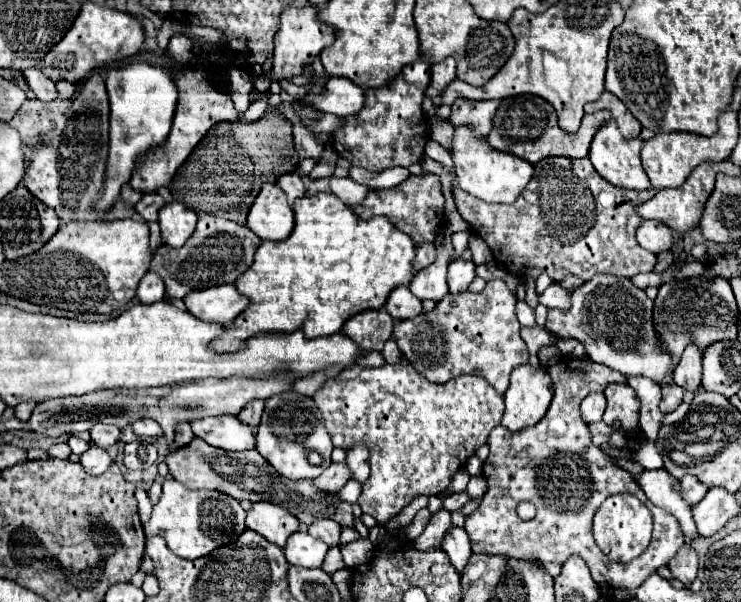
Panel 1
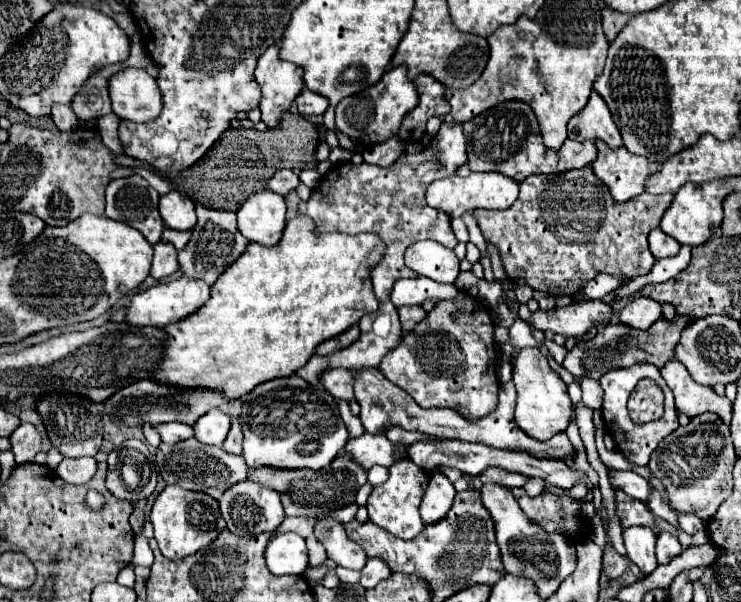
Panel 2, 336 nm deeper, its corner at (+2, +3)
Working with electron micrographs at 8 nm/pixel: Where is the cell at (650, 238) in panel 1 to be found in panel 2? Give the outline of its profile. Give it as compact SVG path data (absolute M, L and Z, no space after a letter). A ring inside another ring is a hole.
M654 229L648 235L648 243L650 243L650 251L656 259L664 259L664 257L674 257L680 251L680 243L676 239L672 239L670 235L666 235L662 229Z

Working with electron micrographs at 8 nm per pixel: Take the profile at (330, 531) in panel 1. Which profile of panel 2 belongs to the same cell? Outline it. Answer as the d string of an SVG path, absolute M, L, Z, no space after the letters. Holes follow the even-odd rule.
M320 519L320 521L316 521L314 535L324 545L328 557L336 565L356 569L356 571L360 571L364 567L364 563L368 559L364 549L346 535L344 525L340 521L336 521L336 519Z

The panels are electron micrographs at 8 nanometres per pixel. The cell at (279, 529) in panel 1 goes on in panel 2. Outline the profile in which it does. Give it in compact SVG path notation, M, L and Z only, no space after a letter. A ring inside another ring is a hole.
M248 481L236 483L236 487L230 487L220 497L218 503L220 503L220 513L226 519L228 531L232 531L234 535L240 535L240 537L274 531L284 521L284 509L280 503L280 495L276 495L276 491L272 491L264 485L256 485L256 483L248 483Z

